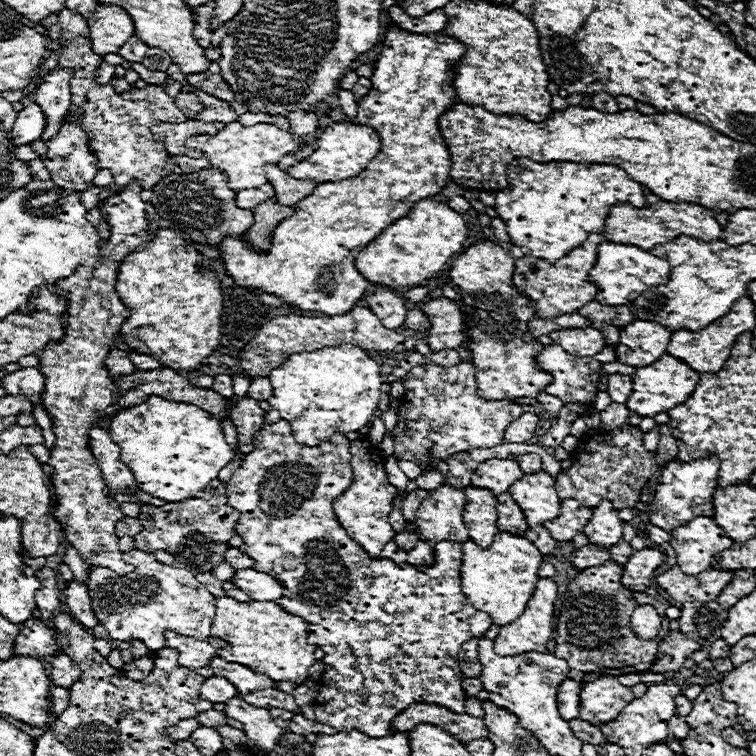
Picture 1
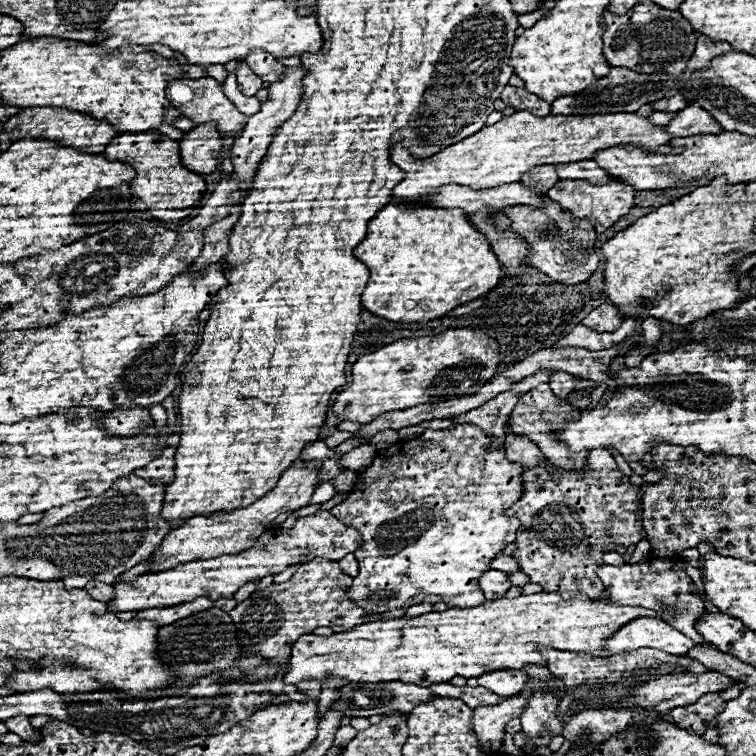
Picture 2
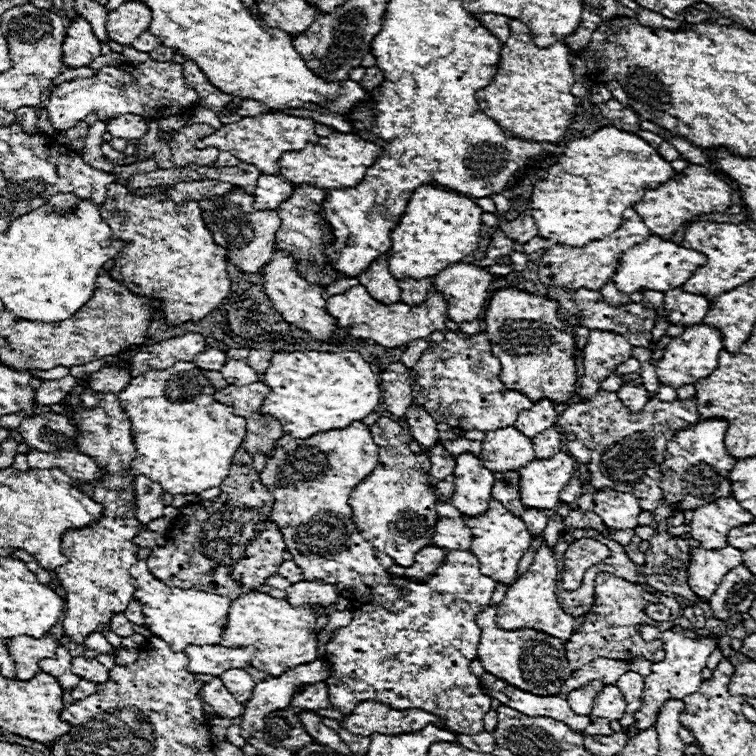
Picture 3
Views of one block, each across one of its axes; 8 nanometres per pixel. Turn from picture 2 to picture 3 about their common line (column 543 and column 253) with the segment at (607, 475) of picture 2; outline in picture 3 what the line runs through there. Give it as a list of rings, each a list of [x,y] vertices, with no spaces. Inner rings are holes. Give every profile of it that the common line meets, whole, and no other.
[[[242,446],[232,458],[228,478],[220,490],[222,494],[214,500],[184,506],[172,520],[166,544],[152,548],[146,564],[148,570],[168,586],[208,590],[232,600],[264,584],[264,580],[276,572],[284,560],[282,552],[286,544],[280,530],[268,518],[274,498],[264,490],[252,466],[252,456]]]

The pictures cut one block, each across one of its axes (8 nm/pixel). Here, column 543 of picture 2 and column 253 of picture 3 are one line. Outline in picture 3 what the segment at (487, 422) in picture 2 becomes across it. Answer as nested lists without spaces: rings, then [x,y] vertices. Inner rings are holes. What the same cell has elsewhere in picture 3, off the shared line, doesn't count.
[[[228,360],[220,372],[226,378],[226,382],[234,386],[248,386],[252,382],[258,382],[258,374],[242,360]]]

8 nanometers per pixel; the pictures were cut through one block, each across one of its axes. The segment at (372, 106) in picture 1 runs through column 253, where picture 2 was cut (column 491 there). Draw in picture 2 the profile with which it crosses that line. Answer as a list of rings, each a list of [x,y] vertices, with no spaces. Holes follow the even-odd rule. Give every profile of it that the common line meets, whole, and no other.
[[[388,204],[372,222],[354,256],[370,268],[370,280],[362,294],[362,306],[392,322],[428,322],[450,314],[456,306],[488,294],[502,278],[502,266],[486,236],[478,232],[460,208],[434,208],[424,204]]]

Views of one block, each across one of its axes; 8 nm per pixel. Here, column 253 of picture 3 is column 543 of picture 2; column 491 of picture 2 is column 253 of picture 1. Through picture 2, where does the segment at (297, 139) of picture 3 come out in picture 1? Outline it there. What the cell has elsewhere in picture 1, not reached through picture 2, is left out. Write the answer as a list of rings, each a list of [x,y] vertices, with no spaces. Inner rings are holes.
[[[230,122],[216,136],[200,134],[200,136],[190,138],[186,142],[186,146],[192,150],[202,150],[202,154],[208,158],[212,168],[226,174],[228,186],[234,192],[240,192],[240,190],[264,186],[268,182],[266,172],[264,172],[264,164],[278,162],[282,156],[296,152],[300,148],[300,140],[296,140],[290,132],[284,132],[274,124],[242,126],[238,122]]]

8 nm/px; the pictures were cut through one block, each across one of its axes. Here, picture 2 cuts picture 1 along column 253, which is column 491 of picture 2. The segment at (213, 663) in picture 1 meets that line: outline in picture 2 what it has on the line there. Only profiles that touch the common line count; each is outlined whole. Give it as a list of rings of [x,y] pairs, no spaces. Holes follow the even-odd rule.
[[[492,670],[478,678],[480,686],[492,690],[502,698],[520,694],[524,682],[526,682],[526,674],[520,670]]]

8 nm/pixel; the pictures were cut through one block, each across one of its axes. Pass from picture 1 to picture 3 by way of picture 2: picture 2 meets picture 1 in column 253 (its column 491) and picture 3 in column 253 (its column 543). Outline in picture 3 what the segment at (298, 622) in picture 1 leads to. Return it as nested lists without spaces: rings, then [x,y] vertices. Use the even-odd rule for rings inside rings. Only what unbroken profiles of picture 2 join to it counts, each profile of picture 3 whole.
[[[248,592],[232,600],[228,608],[228,624],[222,628],[222,646],[254,646],[256,654],[252,658],[252,666],[260,672],[266,672],[268,676],[282,676],[286,670],[292,670],[300,664],[308,664],[316,660],[316,634],[314,634],[314,624],[316,616],[310,606],[290,606],[286,600],[272,598],[270,594],[264,592]]]

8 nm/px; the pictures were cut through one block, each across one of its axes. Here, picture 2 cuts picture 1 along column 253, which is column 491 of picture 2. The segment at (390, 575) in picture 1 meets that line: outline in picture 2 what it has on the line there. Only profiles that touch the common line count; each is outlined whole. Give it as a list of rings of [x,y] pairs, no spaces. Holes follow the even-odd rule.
[[[458,424],[448,430],[424,430],[424,434],[420,434],[414,440],[402,440],[380,450],[372,460],[372,464],[366,466],[362,474],[358,474],[354,490],[330,510],[340,522],[344,522],[350,528],[356,528],[362,534],[362,546],[360,550],[354,552],[360,570],[346,592],[356,606],[360,606],[366,612],[382,614],[396,608],[410,608],[420,602],[430,602],[430,604],[444,602],[448,606],[476,606],[484,602],[484,596],[472,596],[472,580],[476,582],[484,570],[490,570],[490,560],[498,558],[504,546],[516,540],[516,528],[514,524],[510,528],[512,518],[504,516],[504,510],[510,504],[514,504],[516,498],[522,496],[522,472],[524,472],[524,466],[506,460],[506,450],[488,450],[488,446],[490,446],[490,438],[484,438],[484,432],[476,424]]]

